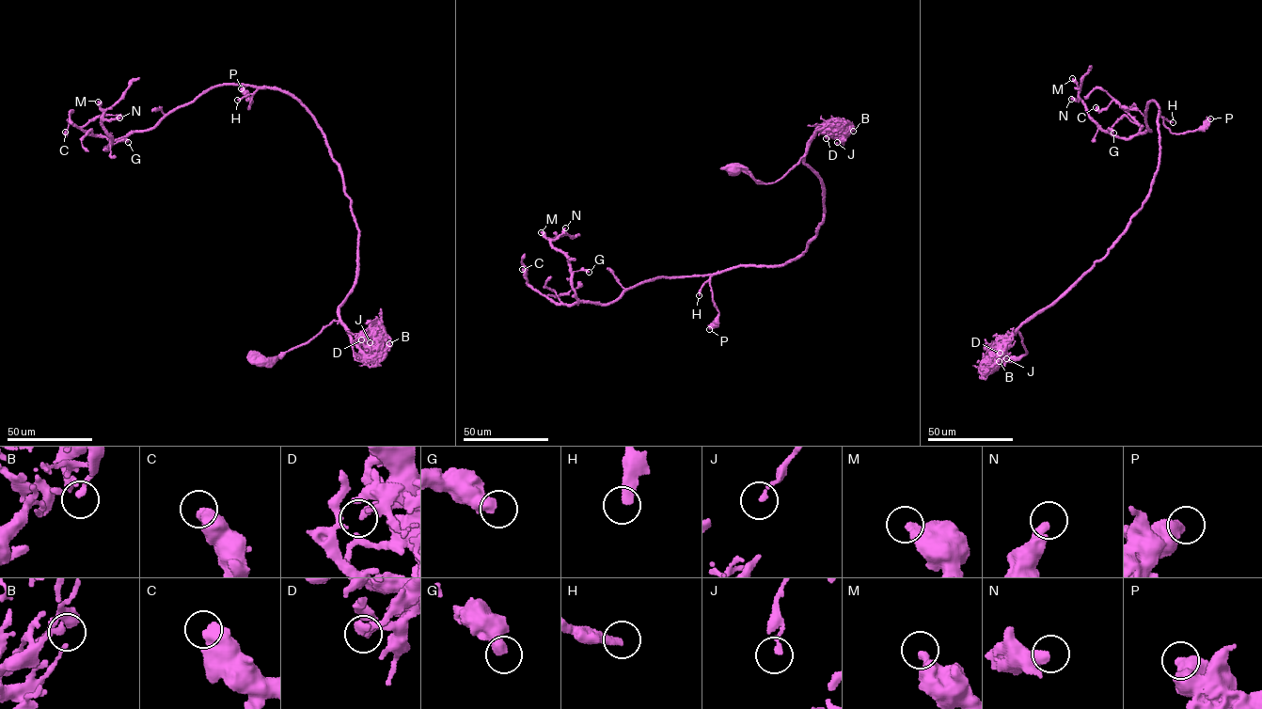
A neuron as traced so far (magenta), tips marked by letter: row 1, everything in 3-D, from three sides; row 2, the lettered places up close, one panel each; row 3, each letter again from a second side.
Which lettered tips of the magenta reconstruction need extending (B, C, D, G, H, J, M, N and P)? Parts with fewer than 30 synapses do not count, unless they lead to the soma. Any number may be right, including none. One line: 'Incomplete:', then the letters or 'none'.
Incomplete: H

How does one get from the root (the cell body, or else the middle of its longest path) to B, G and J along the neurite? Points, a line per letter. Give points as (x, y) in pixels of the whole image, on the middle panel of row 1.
B: (736, 168), (763, 183), (774, 182), (797, 165), (819, 129), (853, 131)
G: (736, 168), (774, 182), (804, 155), (824, 211), (806, 250), (607, 304), (576, 297), (589, 272)
J: (736, 168), (763, 183), (774, 182), (797, 165), (819, 128), (843, 138), (842, 143), (837, 142)

